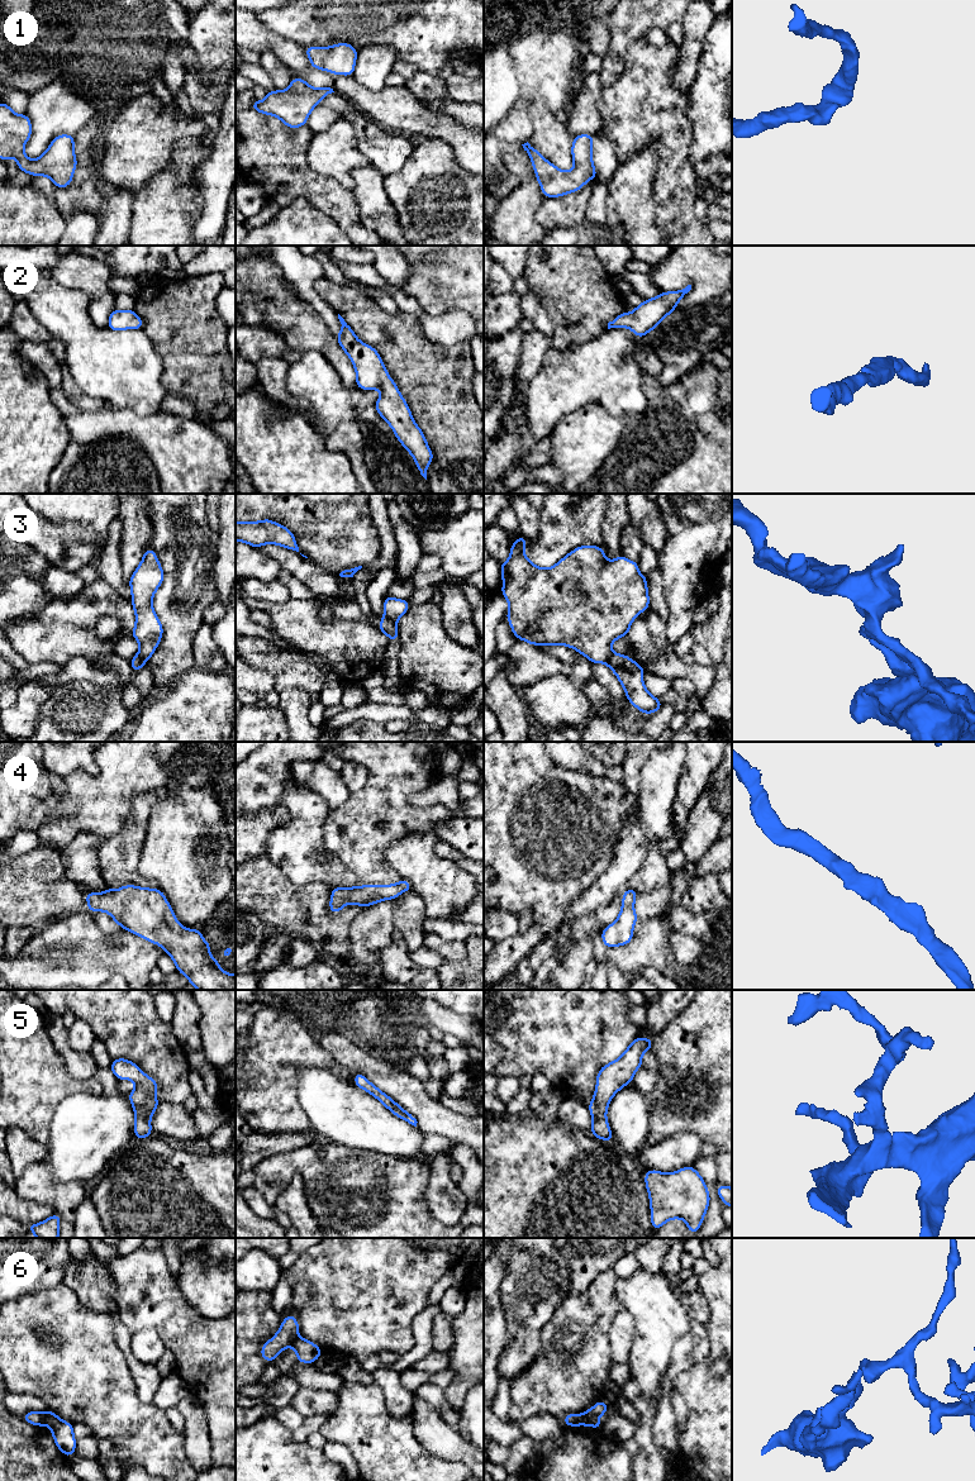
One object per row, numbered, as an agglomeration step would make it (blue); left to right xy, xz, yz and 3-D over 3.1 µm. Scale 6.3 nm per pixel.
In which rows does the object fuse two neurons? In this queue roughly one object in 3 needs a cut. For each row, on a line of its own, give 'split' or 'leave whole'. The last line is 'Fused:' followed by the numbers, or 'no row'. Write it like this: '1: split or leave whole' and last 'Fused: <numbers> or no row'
1: leave whole
2: leave whole
3: split
4: leave whole
5: leave whole
6: split
Fused: 3, 6

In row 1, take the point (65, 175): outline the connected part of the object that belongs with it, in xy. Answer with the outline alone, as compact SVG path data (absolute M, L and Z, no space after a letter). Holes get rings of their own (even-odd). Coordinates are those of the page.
M3 101L0 104L0 159L6 162L14 157L20 171L32 176L47 176L57 189L70 186L73 171L77 168L73 135L54 137L37 159L30 159L24 153L24 146L30 135L32 122L27 113L18 115Z

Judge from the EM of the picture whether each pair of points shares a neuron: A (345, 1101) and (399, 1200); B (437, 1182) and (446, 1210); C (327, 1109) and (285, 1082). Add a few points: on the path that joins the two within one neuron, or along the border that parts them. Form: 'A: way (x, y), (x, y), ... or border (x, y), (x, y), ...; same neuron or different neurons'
A: border (343, 1146), (351, 1149), (367, 1149), (402, 1158); different neurons
B: way (437, 1189), (437, 1193), (446, 1204); same neuron
C: border (315, 1066), (298, 1074), (298, 1101), (309, 1118); different neurons

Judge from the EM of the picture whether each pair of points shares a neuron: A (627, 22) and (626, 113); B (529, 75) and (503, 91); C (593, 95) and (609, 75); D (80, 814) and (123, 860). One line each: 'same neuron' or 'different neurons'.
A: different neurons
B: different neurons
C: different neurons
D: different neurons

